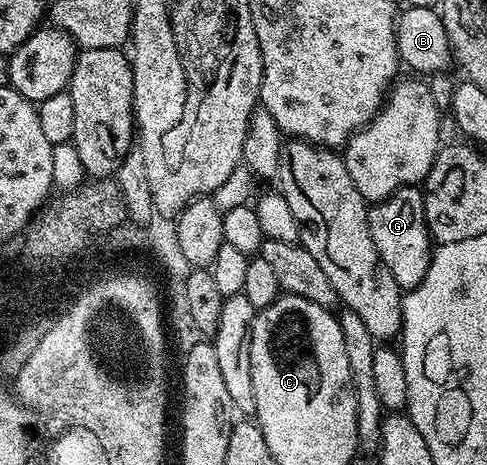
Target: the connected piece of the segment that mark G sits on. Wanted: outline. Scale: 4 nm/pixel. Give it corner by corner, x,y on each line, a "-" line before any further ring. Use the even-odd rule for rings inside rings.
416,186
400,188
393,196
375,201
368,210
368,225
370,238
374,238
374,246
382,262
386,262
386,270
394,274
394,282
398,282
401,290
417,288
422,278
426,278
426,270
430,270
434,251
434,241
424,217
423,191

